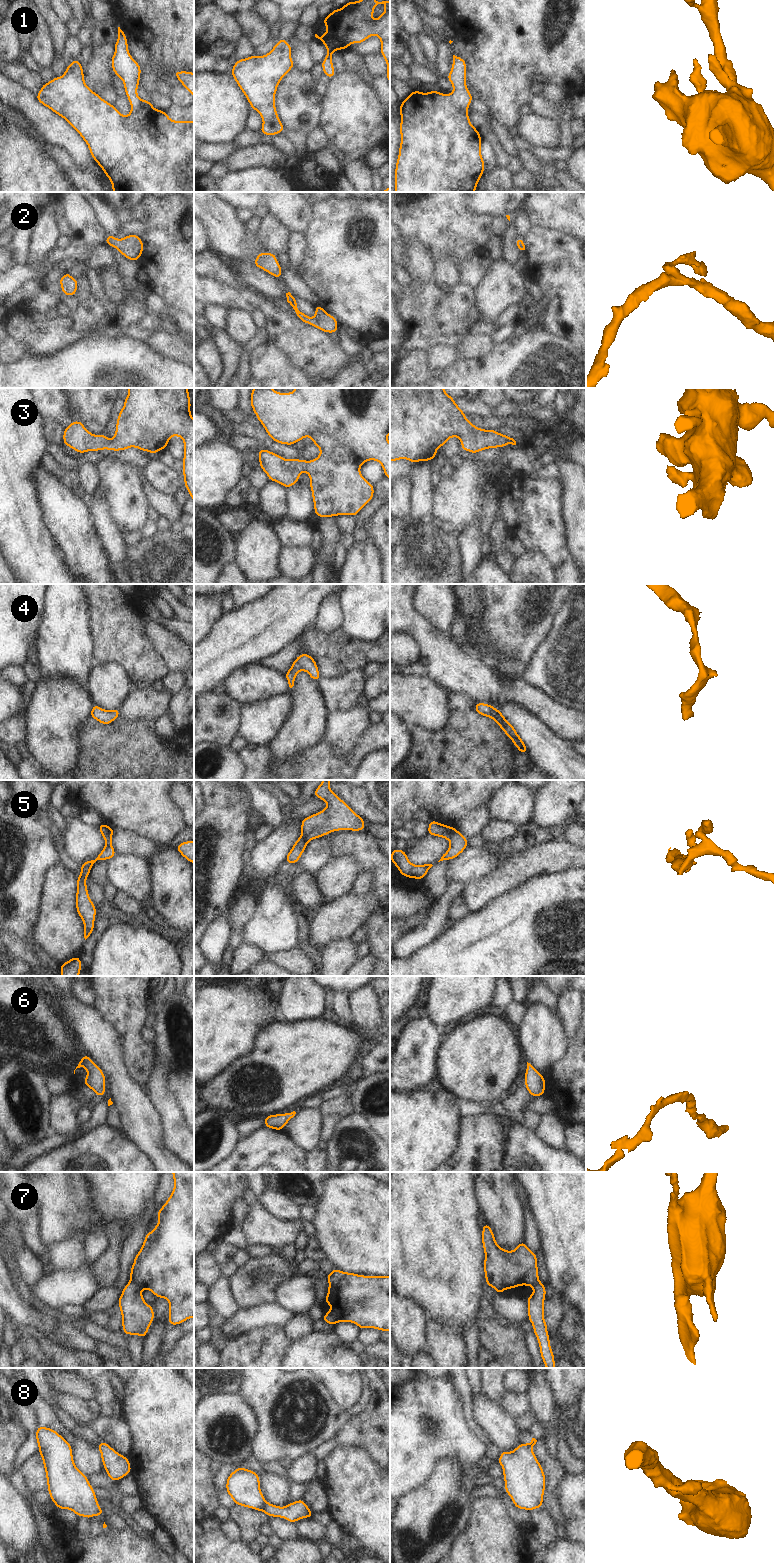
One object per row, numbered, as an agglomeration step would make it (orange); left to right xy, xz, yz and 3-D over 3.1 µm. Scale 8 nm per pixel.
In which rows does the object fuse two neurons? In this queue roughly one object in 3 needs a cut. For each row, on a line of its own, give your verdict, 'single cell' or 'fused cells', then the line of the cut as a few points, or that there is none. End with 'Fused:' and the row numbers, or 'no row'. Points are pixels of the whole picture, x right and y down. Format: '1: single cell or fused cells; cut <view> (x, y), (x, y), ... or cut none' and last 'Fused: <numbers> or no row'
1: single cell; cut none
2: single cell; cut none
3: single cell; cut none
4: single cell; cut none
5: fused cells; cut yz (451, 827), (451, 836), (448, 839)
6: single cell; cut none
7: fused cells; cut xy (131, 1279), (141, 1288)
8: fused cells; cut yz (522, 1442), (532, 1448)
Fused: 5, 7, 8

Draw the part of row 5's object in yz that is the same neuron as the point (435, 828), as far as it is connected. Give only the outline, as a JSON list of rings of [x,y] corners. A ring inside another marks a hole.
[[[431,819],[430,823],[428,824],[428,835],[437,836],[449,840],[451,837],[451,832],[451,826],[441,824],[433,819]]]

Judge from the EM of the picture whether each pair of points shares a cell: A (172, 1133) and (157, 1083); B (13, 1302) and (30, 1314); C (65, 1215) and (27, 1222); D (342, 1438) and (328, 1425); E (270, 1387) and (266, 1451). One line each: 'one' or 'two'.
A: one
B: one
C: two
D: two
E: one

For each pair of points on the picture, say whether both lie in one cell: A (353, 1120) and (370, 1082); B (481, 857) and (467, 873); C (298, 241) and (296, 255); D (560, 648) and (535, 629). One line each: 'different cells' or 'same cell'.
A: different cells
B: same cell
C: same cell
D: different cells

